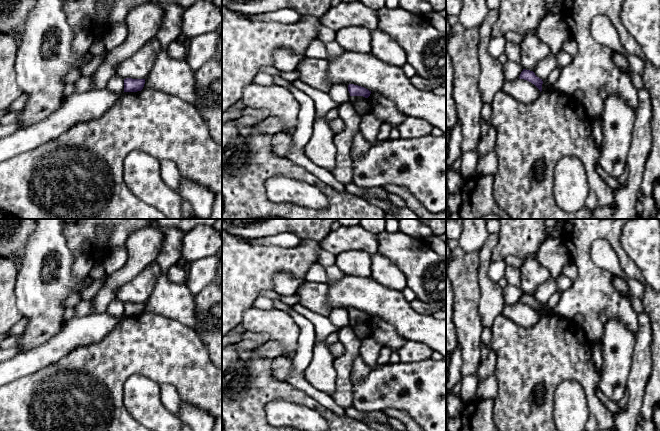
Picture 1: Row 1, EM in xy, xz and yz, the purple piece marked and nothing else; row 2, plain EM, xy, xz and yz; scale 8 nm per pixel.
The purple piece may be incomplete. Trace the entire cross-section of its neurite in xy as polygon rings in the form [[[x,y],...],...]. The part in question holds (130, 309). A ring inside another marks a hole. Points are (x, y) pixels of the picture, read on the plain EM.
[[[124,303],[124,316],[137,316],[141,315],[144,311],[145,303]]]

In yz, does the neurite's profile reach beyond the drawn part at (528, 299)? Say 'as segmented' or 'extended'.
as segmented

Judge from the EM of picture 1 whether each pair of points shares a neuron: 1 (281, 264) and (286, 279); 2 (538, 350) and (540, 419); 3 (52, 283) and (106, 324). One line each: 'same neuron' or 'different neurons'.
1: different neurons
2: same neuron
3: different neurons

